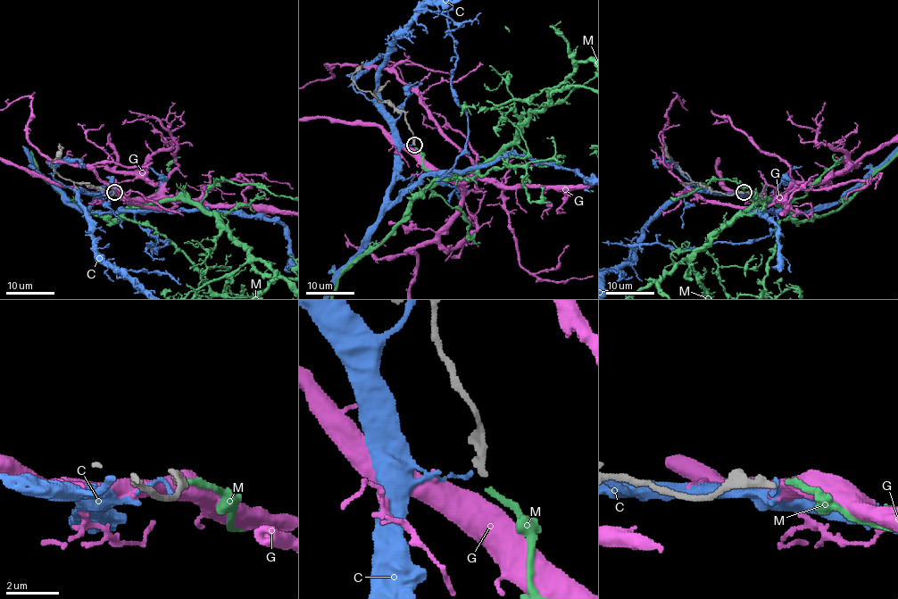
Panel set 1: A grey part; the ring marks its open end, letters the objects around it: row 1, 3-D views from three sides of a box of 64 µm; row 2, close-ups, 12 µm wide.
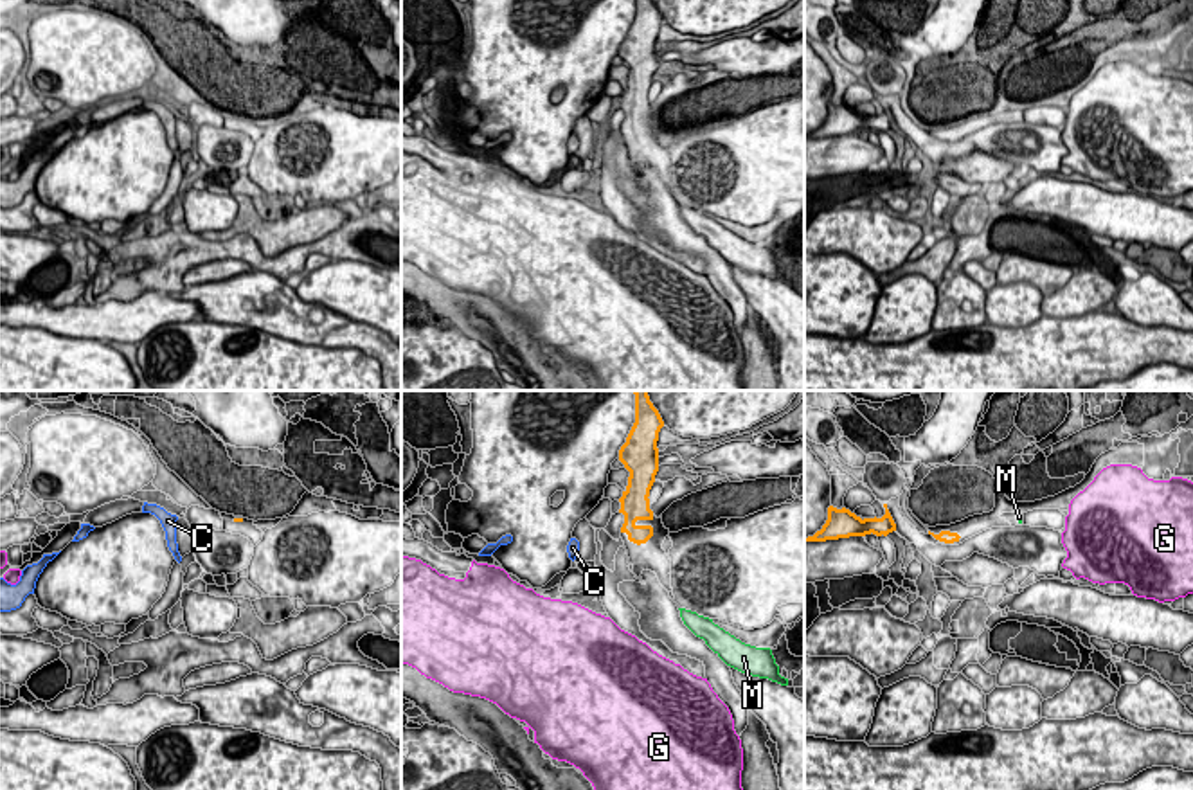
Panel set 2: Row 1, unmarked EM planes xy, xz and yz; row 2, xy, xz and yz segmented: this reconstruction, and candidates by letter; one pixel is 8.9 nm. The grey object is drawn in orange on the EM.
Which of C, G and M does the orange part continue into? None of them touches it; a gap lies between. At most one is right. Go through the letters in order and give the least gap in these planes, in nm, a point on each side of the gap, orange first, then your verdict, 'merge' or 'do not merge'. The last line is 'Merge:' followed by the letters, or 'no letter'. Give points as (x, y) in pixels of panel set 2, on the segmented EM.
C: gap 400 nm; span xz (621, 531), (578, 542); do not merge
G: gap 700 nm; span xz (637, 544), (609, 618); do not merge
M: gap 650 nm; span xz (645, 542), (679, 609); merge
Merge: M

